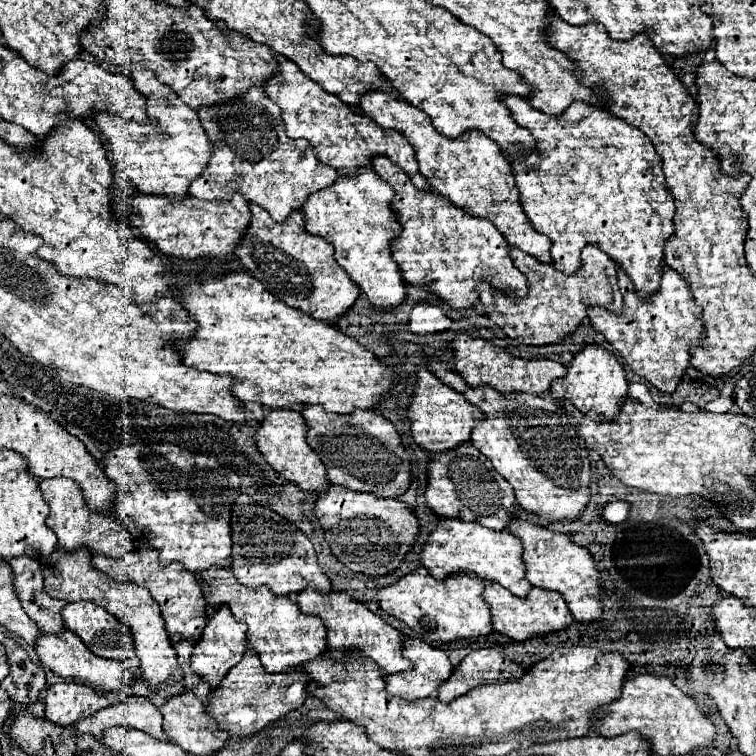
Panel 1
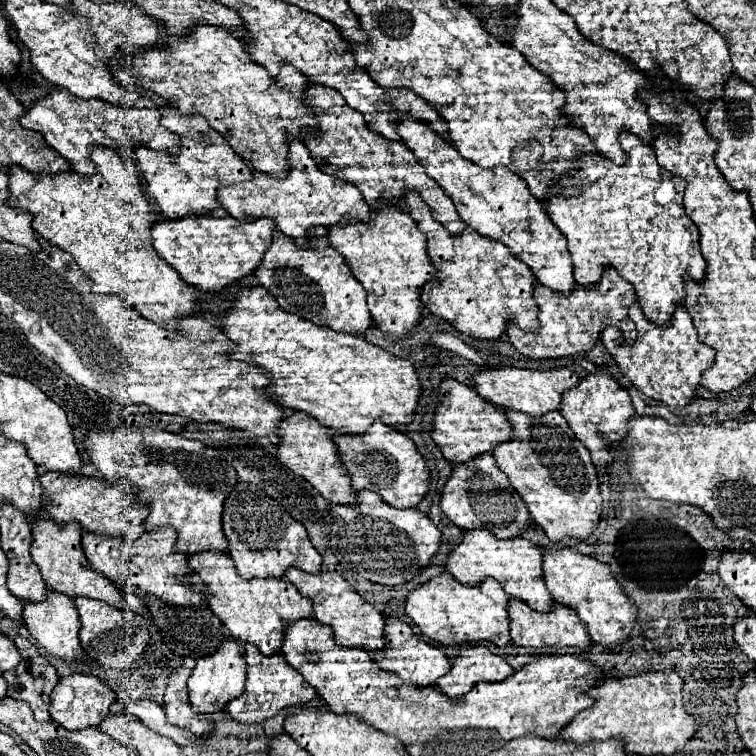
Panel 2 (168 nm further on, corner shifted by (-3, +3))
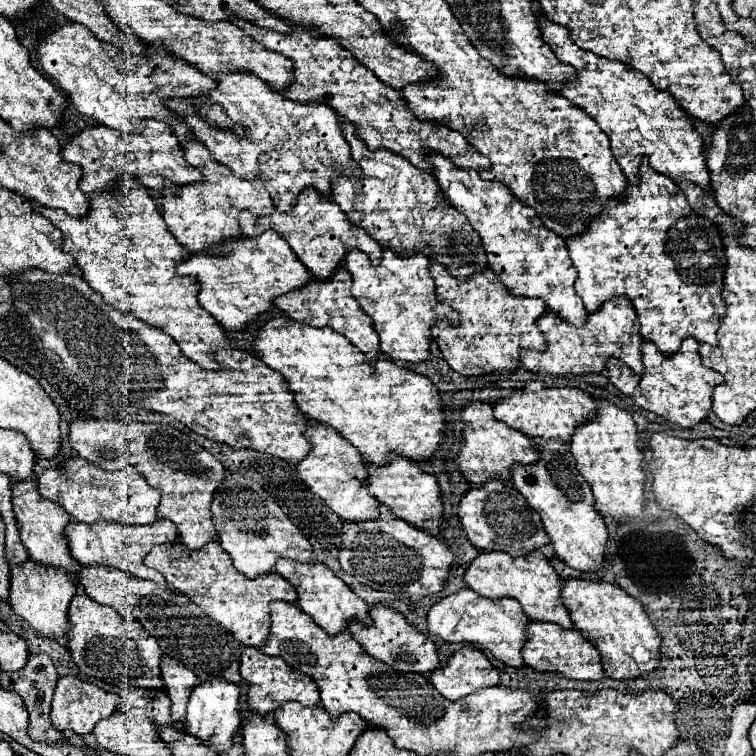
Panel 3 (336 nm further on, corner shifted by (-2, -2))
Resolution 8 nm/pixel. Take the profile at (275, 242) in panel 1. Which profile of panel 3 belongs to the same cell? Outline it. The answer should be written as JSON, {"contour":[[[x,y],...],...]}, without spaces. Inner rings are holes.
{"contour":[[[339,265],[329,279],[311,279],[307,285],[293,289],[275,299],[275,305],[291,319],[311,325],[311,327],[331,327],[333,331],[345,335],[367,359],[377,359],[379,353],[379,337],[371,325],[367,313],[363,313],[359,301],[351,295],[351,275]]]}

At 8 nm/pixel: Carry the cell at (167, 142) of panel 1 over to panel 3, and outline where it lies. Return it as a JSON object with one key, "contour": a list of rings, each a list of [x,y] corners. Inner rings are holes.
{"contour":[[[209,159],[205,163],[199,161],[199,171],[203,173],[203,181],[195,185],[185,185],[183,189],[175,189],[175,185],[167,185],[161,191],[161,209],[167,223],[167,229],[173,237],[185,245],[189,251],[205,249],[207,245],[221,243],[229,237],[239,237],[241,229],[237,223],[237,213],[241,209],[251,209],[255,215],[269,215],[273,209],[273,201],[263,185],[253,185],[247,179],[235,177],[231,169]]]}

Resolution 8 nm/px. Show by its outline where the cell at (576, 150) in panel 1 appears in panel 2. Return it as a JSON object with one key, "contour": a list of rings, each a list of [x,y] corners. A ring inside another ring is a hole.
{"contour":[[[620,132],[622,150],[628,154],[624,166],[616,166],[612,160],[602,154],[582,156],[580,170],[572,172],[562,180],[564,194],[544,202],[546,212],[550,214],[556,228],[568,238],[568,250],[574,260],[574,278],[580,286],[594,286],[602,278],[602,270],[612,266],[618,274],[630,282],[636,290],[636,300],[644,316],[656,326],[668,326],[678,304],[684,304],[684,278],[702,282],[706,274],[706,260],[700,252],[700,234],[696,224],[684,214],[682,198],[686,182],[680,176],[664,170],[654,156],[654,148],[646,146],[638,136]]]}

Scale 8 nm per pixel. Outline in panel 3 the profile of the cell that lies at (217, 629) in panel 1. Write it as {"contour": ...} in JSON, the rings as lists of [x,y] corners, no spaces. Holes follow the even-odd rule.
{"contour":[[[211,679],[211,681],[199,683],[189,697],[185,731],[203,739],[203,741],[207,741],[211,735],[231,739],[233,733],[241,725],[239,703],[241,703],[241,689],[237,685],[231,685],[229,681],[223,681],[223,679]]]}

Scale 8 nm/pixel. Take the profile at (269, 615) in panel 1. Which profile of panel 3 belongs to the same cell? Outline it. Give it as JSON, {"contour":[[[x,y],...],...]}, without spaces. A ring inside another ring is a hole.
{"contour":[[[211,541],[199,551],[187,551],[183,545],[159,545],[153,547],[147,555],[147,565],[157,569],[175,591],[187,595],[193,603],[197,603],[213,621],[223,625],[227,631],[233,633],[237,641],[249,647],[261,647],[271,633],[271,619],[269,619],[269,603],[271,601],[285,601],[297,603],[297,591],[277,573],[267,573],[263,577],[247,579],[245,575],[237,573],[231,563],[229,553],[221,549],[217,541]]]}

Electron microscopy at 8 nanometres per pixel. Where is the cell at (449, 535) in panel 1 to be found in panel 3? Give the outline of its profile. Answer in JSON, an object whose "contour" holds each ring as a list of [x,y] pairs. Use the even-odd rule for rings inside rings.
{"contour":[[[481,551],[463,573],[467,587],[477,591],[483,597],[513,597],[521,603],[525,615],[531,621],[549,621],[557,623],[563,629],[571,629],[571,617],[561,603],[561,577],[551,567],[549,559],[541,551],[531,551],[523,555],[509,555],[497,551]]]}

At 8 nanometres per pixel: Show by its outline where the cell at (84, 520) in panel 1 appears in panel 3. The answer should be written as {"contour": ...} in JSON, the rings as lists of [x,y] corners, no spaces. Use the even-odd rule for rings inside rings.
{"contour":[[[71,459],[65,469],[45,469],[37,477],[37,491],[43,499],[61,505],[73,521],[93,525],[97,521],[123,523],[123,525],[149,525],[153,523],[155,509],[159,505],[161,493],[147,485],[147,481],[137,473],[135,467],[125,467],[121,471],[103,471],[85,459]]]}

